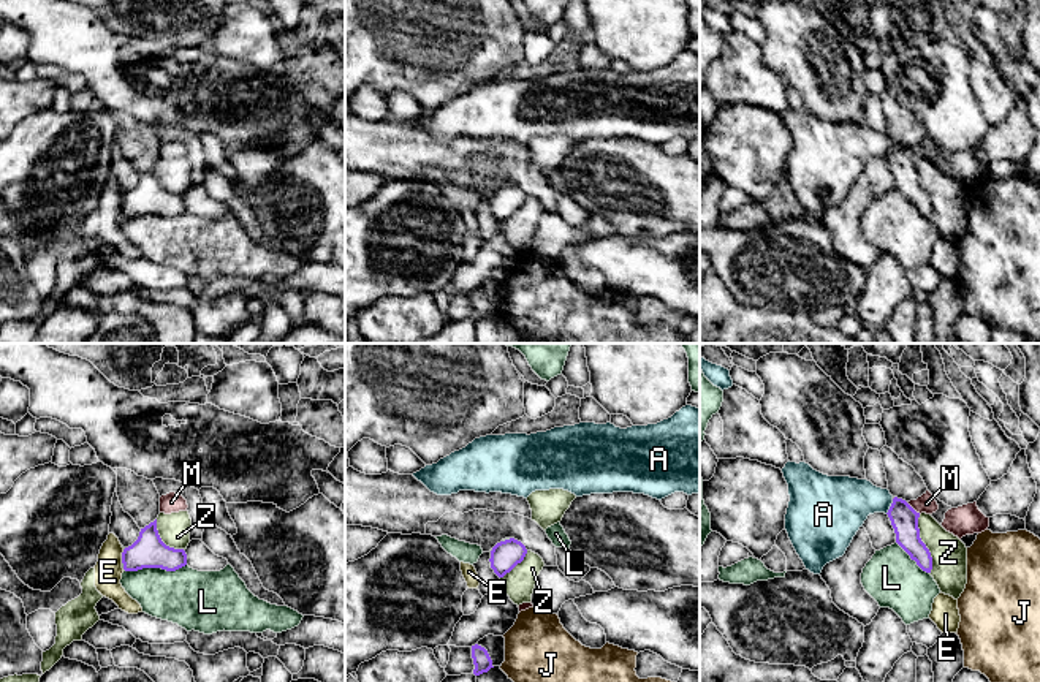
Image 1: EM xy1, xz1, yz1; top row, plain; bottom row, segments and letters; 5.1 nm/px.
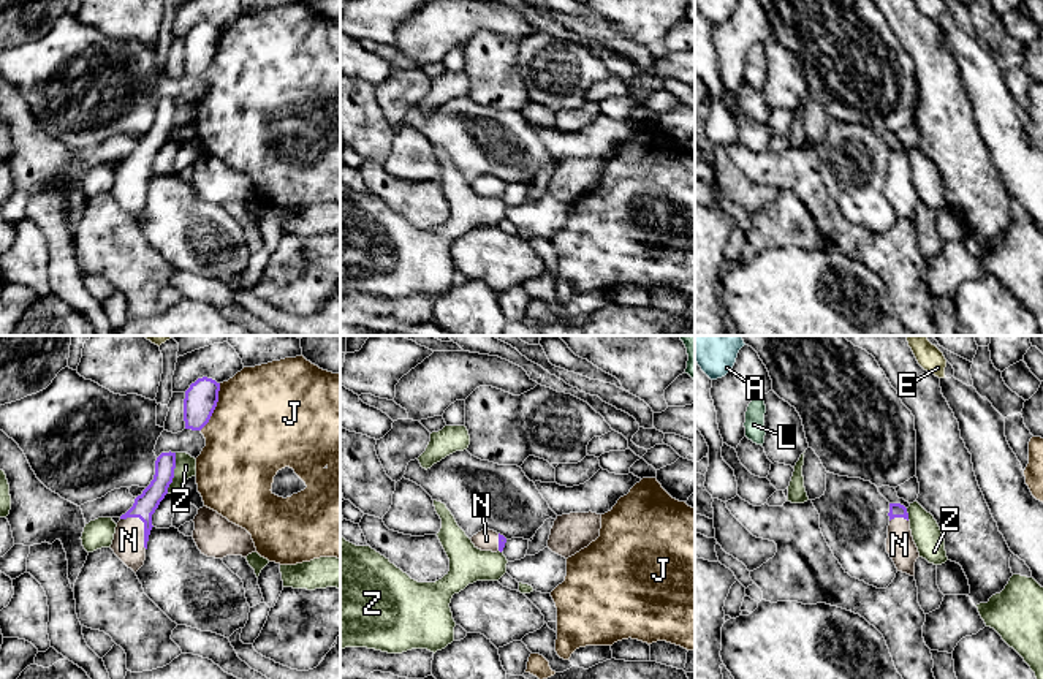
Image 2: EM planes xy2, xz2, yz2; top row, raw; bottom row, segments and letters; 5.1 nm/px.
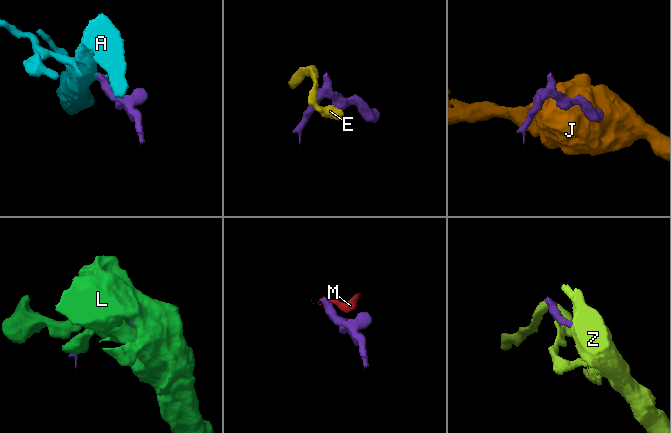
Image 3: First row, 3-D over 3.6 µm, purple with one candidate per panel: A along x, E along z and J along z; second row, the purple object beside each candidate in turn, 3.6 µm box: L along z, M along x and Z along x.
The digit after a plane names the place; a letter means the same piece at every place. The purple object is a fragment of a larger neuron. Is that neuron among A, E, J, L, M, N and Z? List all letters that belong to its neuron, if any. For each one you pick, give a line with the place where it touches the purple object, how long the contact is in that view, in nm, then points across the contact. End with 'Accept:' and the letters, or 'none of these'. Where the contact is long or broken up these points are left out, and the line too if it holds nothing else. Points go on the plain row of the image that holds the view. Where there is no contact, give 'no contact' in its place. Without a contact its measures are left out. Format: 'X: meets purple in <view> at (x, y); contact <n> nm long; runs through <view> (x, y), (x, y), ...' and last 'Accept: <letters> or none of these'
N: meets purple in xy2 at (144, 170); contact 200 nm long; runs through xy2 (144, 151), (144, 170), (128, 185)
Accept: N

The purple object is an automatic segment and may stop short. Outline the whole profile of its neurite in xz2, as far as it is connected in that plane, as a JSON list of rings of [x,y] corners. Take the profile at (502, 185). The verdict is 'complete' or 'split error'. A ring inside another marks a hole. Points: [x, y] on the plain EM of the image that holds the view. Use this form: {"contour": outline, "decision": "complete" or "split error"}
{"contour": [[[481,176],[476,180],[473,180],[472,188],[475,190],[475,193],[481,195],[481,196],[503,196],[506,184],[494,176]]], "decision": "split error"}

